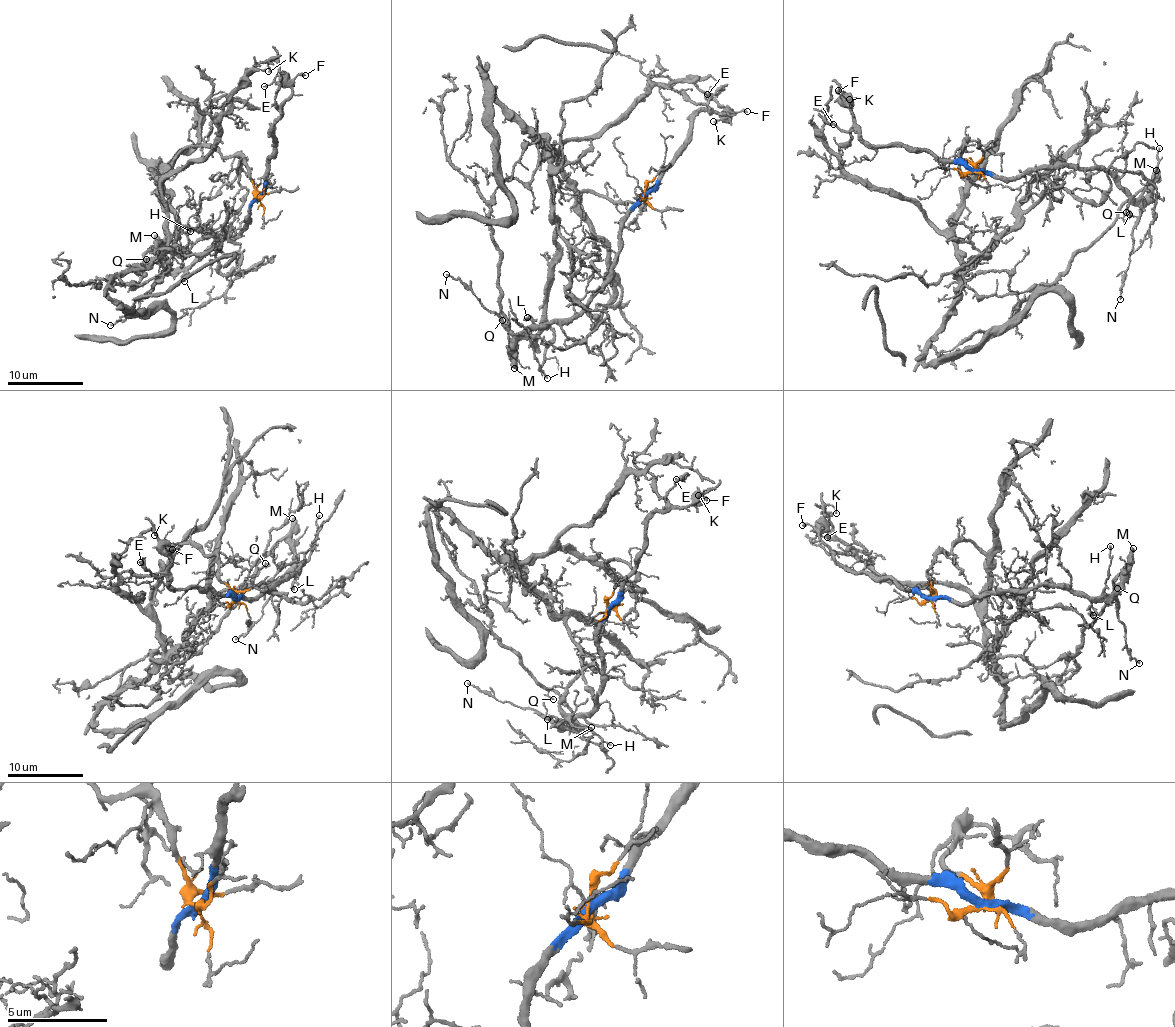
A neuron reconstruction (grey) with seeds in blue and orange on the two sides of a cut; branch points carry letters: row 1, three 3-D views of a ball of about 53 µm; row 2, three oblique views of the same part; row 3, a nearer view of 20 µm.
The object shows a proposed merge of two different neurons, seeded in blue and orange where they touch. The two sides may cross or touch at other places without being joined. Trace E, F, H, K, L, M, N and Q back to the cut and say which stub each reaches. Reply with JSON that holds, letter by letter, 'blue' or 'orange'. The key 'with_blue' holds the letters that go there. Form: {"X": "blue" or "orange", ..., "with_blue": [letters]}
{"E": "blue", "F": "blue", "H": "blue", "K": "blue", "L": "blue", "M": "blue", "N": "blue", "Q": "blue", "with_blue": ["E", "F", "H", "K", "L", "M", "N", "Q"]}

